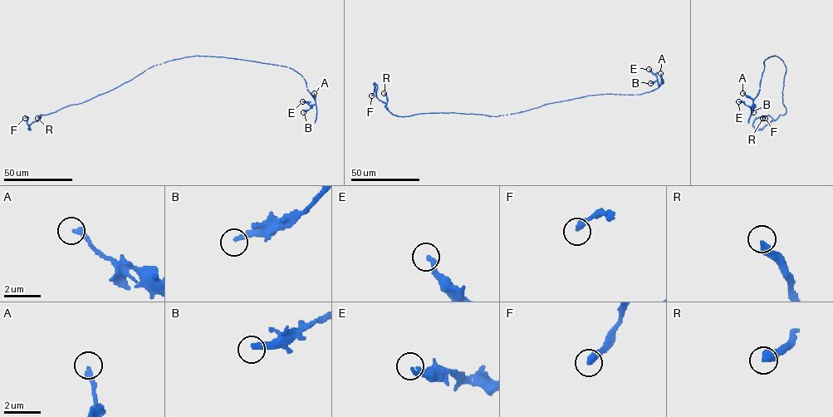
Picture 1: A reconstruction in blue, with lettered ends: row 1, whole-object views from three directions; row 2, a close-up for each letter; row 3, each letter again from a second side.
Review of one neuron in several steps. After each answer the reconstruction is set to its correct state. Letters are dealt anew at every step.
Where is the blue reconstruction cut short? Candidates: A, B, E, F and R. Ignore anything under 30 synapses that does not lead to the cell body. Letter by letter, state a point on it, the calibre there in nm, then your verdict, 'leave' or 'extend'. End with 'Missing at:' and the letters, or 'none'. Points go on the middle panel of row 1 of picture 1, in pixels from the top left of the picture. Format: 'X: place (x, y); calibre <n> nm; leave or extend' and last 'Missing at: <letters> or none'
A: place (660, 73); calibre 240 nm; leave
B: place (650, 83); calibre 320 nm; extend
E: place (649, 69); calibre 220 nm; leave
F: place (371, 95); calibre 360 nm; leave
R: place (384, 93); calibre 320 nm; leave
Missing at: B

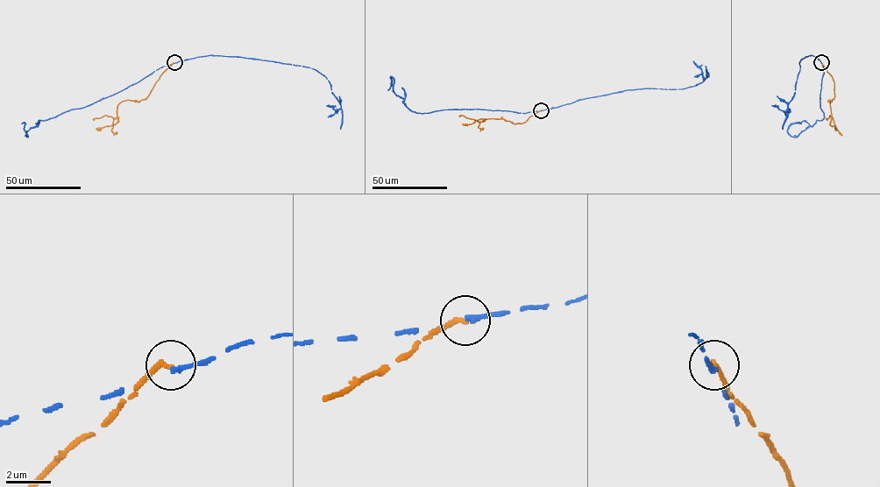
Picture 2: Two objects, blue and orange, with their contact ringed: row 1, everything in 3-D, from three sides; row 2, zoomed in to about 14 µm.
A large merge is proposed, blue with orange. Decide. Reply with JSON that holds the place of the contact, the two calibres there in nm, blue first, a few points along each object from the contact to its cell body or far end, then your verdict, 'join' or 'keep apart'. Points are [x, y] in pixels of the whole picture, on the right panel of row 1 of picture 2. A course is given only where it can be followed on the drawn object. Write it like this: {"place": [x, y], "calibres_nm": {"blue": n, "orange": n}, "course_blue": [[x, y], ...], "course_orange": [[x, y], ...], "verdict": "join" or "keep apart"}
{"place": [821, 62], "calibres_nm": {"blue": 240, "orange": 240}, "course_blue": [[821, 63], [811, 55], [801, 59], [795, 93], [788, 104], [789, 110], [784, 111], [772, 105]], "course_orange": [[821, 62], [833, 82], [834, 96], [827, 101], [832, 116], [830, 123], [834, 129]], "verdict": "keep apart"}

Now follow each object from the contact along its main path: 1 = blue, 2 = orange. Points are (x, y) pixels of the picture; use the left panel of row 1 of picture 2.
1: (173, 63), (210, 55), (307, 67), (323, 74), (341, 107), (336, 111), (326, 105)
2: (173, 62), (160, 75), (147, 96), (139, 101), (121, 102), (117, 106), (116, 123), (95, 129)

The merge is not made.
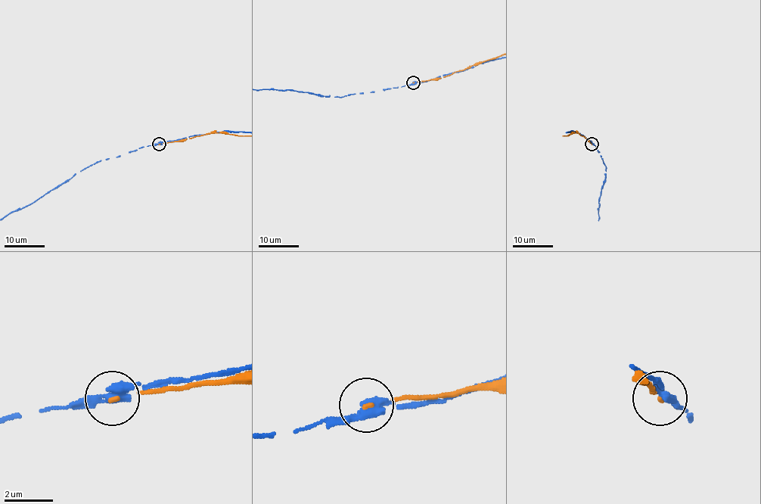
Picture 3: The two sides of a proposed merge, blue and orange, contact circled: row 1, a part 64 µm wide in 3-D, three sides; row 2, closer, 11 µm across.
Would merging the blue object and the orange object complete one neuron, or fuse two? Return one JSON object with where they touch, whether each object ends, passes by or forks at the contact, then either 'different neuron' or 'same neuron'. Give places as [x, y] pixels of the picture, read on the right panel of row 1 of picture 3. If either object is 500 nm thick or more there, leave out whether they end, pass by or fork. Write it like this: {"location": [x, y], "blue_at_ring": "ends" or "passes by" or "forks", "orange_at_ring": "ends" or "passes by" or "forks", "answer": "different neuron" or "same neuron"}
{"location": [591, 144], "blue_at_ring": "passes by", "orange_at_ring": "ends", "answer": "different neuron"}

